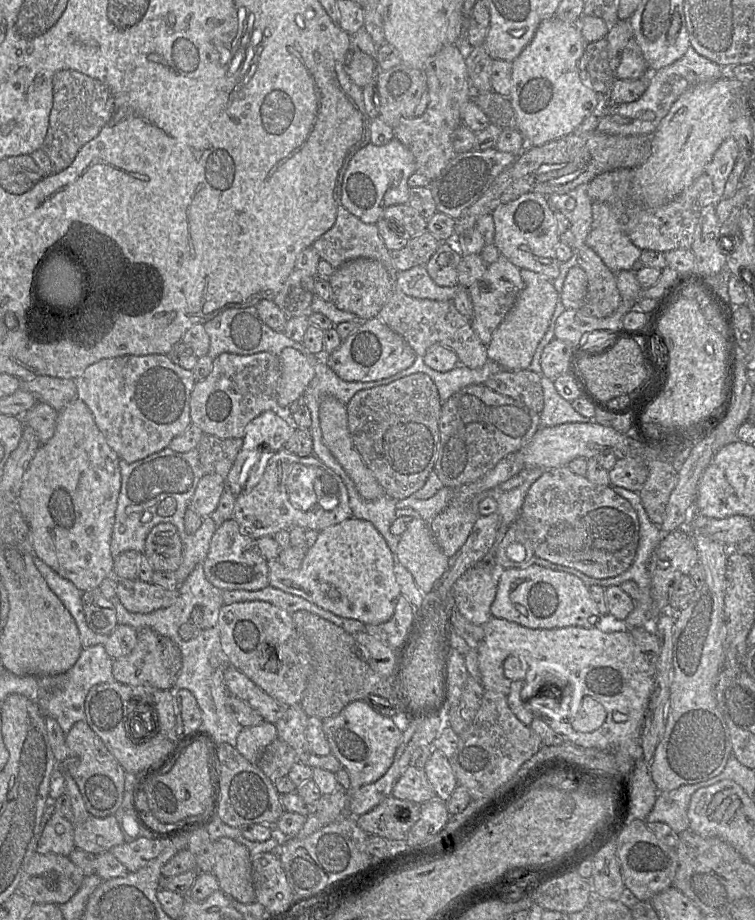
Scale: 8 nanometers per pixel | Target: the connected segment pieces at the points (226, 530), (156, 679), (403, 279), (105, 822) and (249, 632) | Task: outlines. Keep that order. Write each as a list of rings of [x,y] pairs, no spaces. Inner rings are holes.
[[[234,518],[216,529],[203,569],[208,581],[221,590],[257,591],[269,585],[268,561],[261,554],[255,539],[245,533]]]
[[[149,627],[137,631],[134,649],[113,662],[114,680],[129,686],[174,691],[175,676],[170,675],[162,662],[160,636]]]
[[[416,264],[397,273],[395,288],[413,298],[446,301],[453,300],[462,286],[439,286],[432,280],[425,265]]]
[[[89,815],[83,823],[74,826],[75,847],[94,855],[109,852],[113,847],[121,845],[124,842],[125,840],[115,815],[104,818]]]
[[[246,601],[223,605],[218,620],[222,650],[228,657],[230,666],[244,673],[253,683],[278,702],[288,706],[300,705],[302,694],[312,675],[312,652],[308,642],[296,630],[292,616],[269,602]],[[269,647],[275,649],[279,661],[279,668],[276,672],[264,669],[270,657]]]

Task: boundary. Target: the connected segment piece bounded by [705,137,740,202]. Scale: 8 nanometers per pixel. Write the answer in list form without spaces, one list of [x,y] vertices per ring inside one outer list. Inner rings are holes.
[[[733,137],[725,139],[712,160],[706,166],[707,173],[712,181],[715,192],[715,201],[719,202],[724,194],[725,185],[739,155],[739,147]]]

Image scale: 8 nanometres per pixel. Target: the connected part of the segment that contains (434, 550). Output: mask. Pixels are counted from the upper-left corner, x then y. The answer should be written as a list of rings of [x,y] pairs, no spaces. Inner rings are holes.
[[[414,517],[400,536],[395,559],[411,573],[417,587],[423,594],[434,590],[435,583],[447,570],[449,563],[449,558],[435,542],[429,528],[429,523],[421,517]]]

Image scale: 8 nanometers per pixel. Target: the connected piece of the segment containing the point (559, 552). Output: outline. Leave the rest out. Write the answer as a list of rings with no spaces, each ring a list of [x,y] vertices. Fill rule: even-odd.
[[[567,466],[545,470],[543,474],[529,488],[519,514],[524,523],[524,529],[529,538],[534,555],[554,564],[574,568],[587,576],[605,579],[615,577],[625,572],[633,563],[639,543],[640,524],[638,515],[628,500],[618,495],[611,486],[602,486],[591,483],[586,476],[573,473]]]

